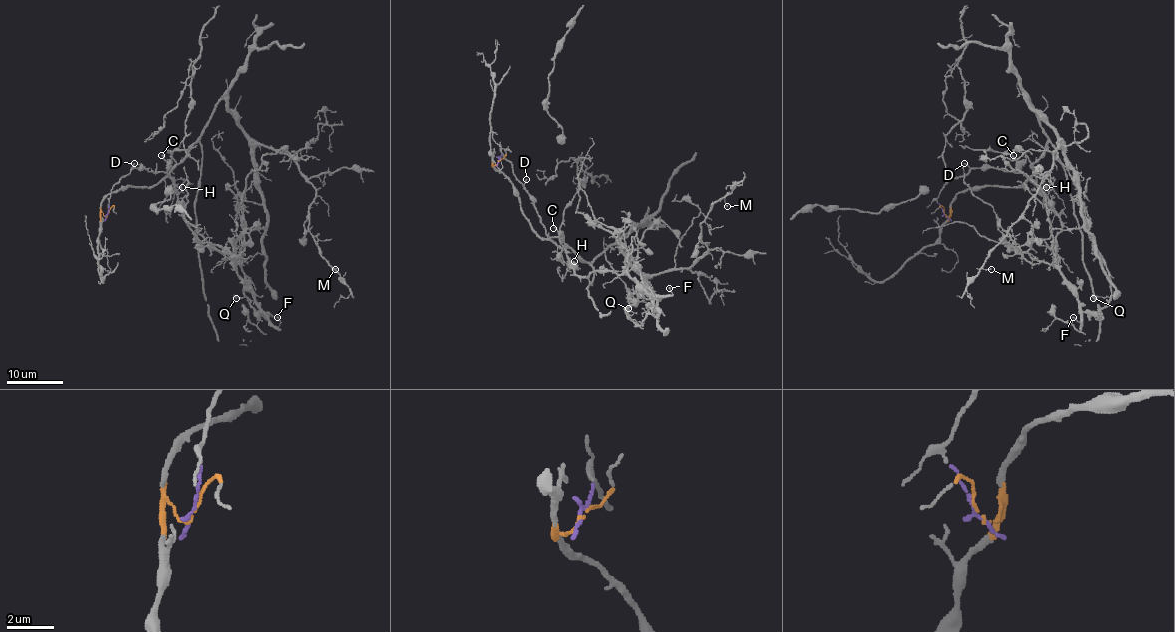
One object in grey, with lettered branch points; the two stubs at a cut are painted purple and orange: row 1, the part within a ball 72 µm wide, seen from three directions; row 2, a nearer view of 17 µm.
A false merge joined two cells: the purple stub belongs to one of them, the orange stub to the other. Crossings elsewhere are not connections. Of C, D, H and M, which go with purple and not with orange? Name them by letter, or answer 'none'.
C, D, H

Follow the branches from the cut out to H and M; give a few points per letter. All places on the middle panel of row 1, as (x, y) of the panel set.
H: (499, 160), (501, 152), (525, 187), (539, 222), (550, 237), (559, 238), (568, 262), (574, 261)
M: (500, 160), (541, 237), (588, 262), (619, 244), (645, 275), (691, 266), (708, 251), (711, 206), (728, 206)

